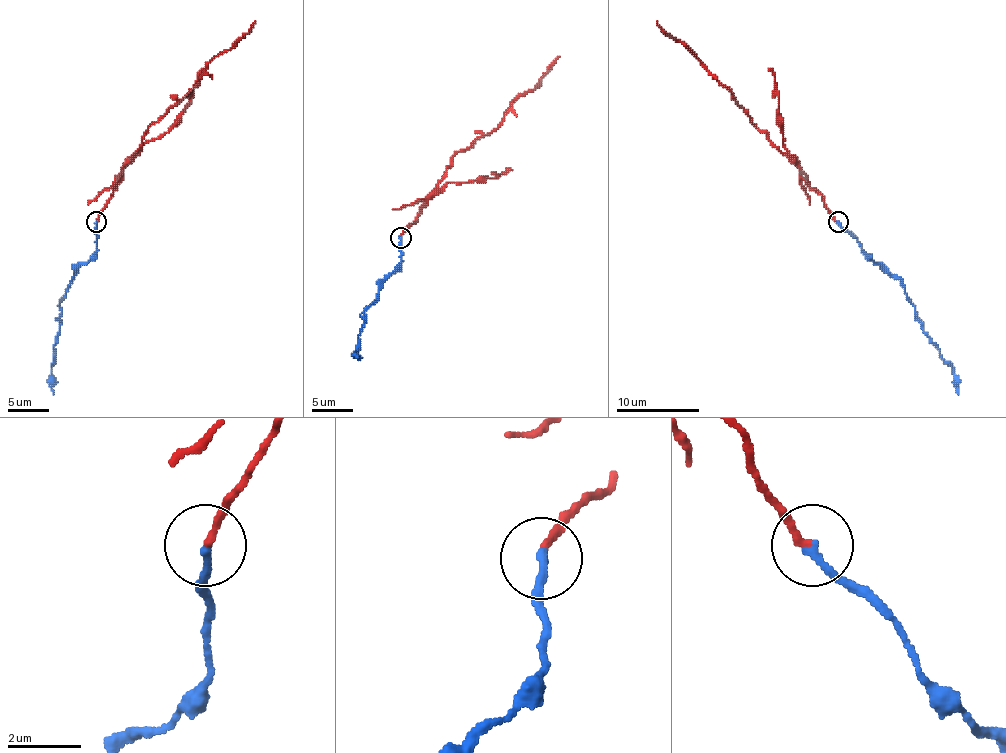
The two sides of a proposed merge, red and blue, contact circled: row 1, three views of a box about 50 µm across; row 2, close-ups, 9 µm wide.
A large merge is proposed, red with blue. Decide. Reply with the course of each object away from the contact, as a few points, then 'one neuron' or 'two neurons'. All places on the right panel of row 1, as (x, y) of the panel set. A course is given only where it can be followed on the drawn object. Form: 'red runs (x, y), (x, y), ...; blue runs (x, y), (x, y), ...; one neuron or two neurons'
red runs (838, 221), (824, 198), (810, 186), (807, 178), (760, 130), (735, 97), (657, 21); blue runs (838, 221), (865, 252), (896, 277), (923, 332), (952, 367), (958, 394); two neurons

